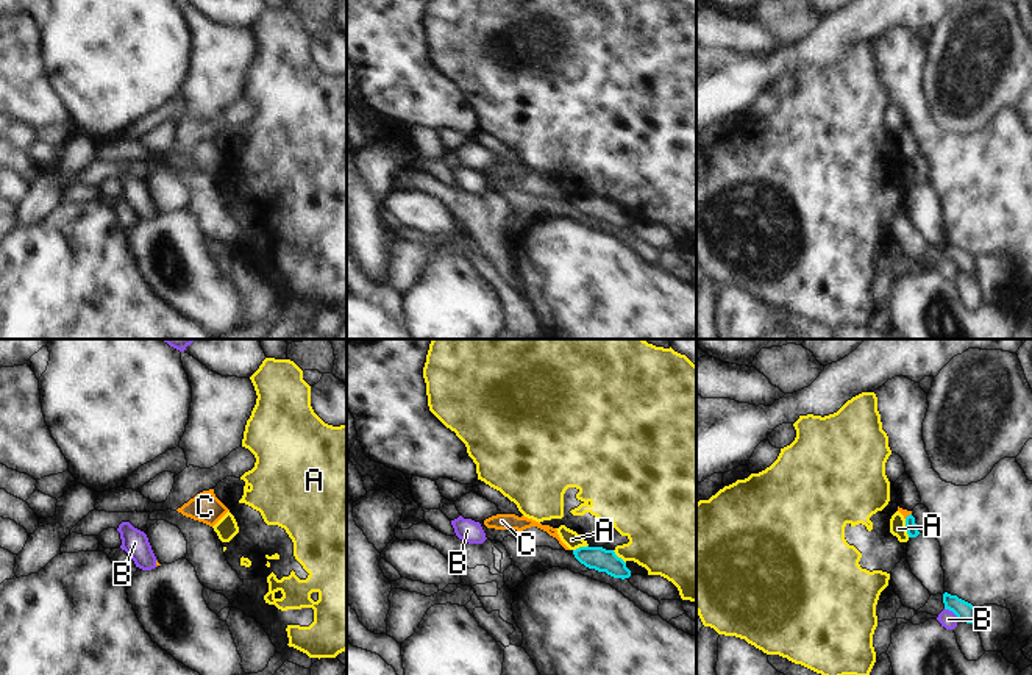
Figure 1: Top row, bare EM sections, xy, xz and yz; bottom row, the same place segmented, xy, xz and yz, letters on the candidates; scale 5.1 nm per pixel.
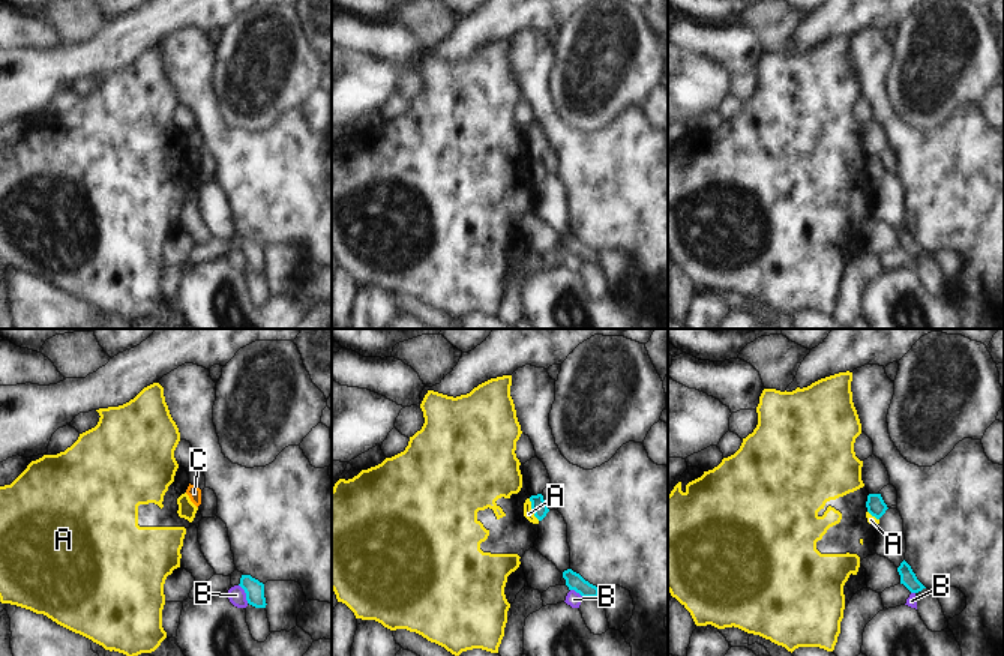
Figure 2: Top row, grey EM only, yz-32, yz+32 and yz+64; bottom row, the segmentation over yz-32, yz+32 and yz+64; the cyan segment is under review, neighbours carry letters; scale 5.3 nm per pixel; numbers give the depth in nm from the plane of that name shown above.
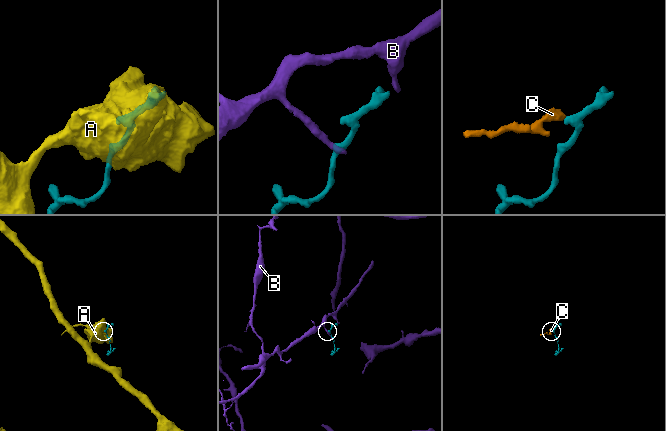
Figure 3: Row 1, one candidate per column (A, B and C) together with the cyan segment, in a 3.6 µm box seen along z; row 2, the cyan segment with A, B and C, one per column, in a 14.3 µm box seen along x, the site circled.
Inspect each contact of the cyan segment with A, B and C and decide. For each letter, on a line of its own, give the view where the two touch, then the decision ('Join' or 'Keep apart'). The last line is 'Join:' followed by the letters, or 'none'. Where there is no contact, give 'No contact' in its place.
A: Touches cyan in yz. Keep apart
B: Touches cyan in yz. Keep apart
C: Touches cyan in yz. Join
Join: C.

